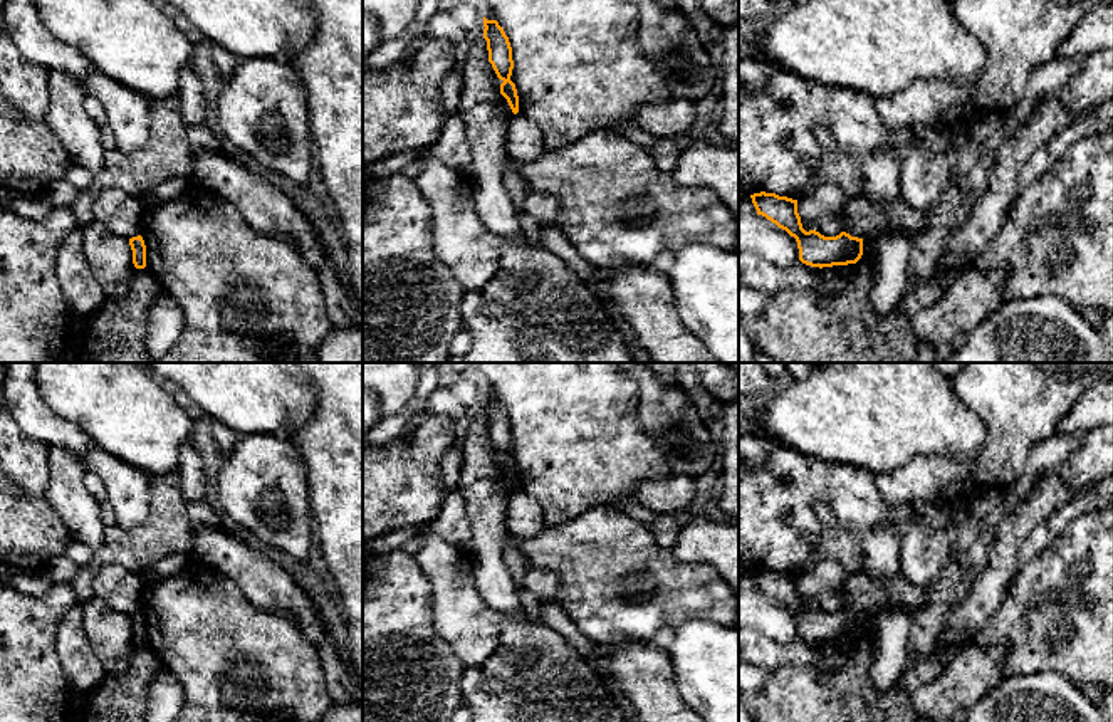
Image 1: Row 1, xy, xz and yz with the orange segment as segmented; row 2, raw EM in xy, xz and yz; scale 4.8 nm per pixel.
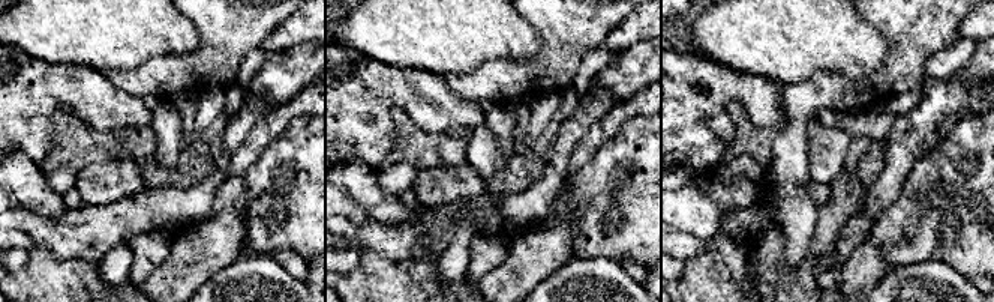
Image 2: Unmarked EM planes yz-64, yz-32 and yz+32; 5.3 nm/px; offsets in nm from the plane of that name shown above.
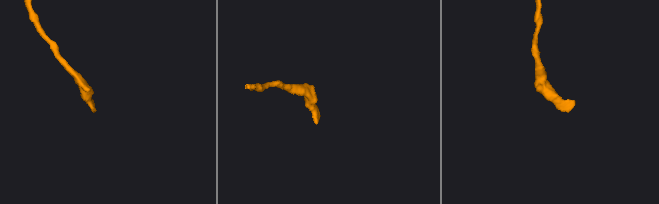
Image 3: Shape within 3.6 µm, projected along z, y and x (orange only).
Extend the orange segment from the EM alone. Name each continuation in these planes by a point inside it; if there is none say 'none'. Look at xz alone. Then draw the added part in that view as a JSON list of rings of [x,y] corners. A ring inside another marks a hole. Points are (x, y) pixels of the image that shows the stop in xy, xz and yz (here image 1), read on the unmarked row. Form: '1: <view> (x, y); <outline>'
none

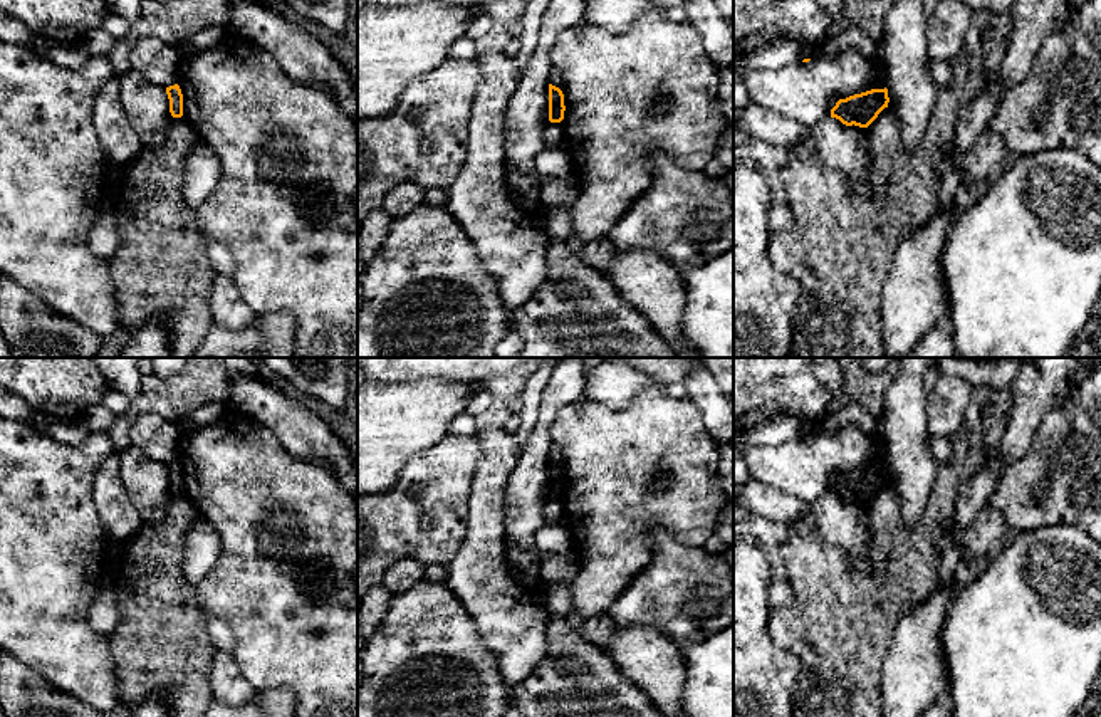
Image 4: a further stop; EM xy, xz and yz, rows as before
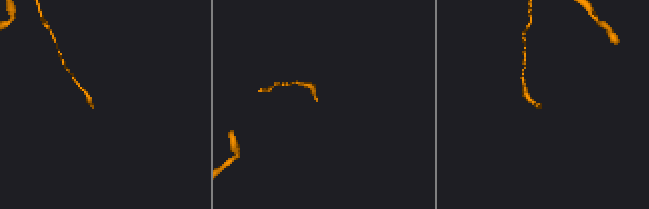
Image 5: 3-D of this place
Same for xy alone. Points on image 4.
none

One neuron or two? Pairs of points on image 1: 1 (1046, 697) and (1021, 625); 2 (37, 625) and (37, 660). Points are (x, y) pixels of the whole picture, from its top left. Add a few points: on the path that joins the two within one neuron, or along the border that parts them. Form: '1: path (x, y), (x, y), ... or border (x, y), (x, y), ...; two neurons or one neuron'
1: border (1006, 675), (1058, 672), (1075, 685); two neurons
2: path (37, 633), (37, 652); one neuron

